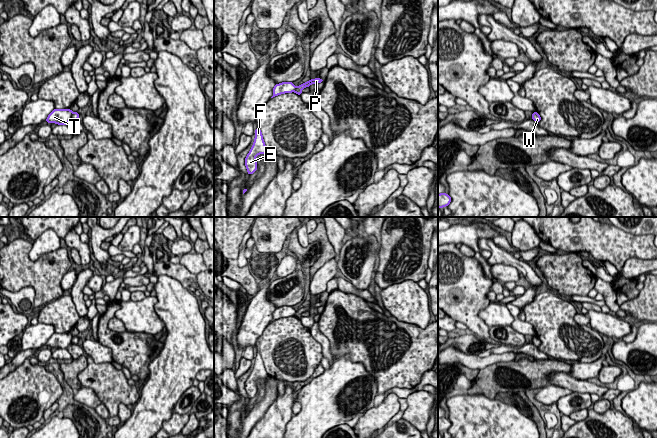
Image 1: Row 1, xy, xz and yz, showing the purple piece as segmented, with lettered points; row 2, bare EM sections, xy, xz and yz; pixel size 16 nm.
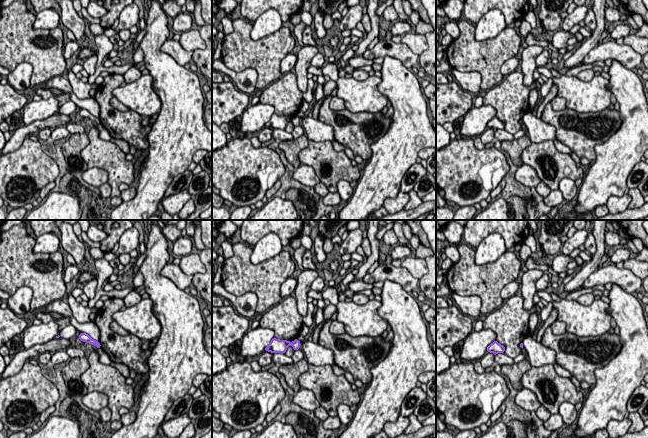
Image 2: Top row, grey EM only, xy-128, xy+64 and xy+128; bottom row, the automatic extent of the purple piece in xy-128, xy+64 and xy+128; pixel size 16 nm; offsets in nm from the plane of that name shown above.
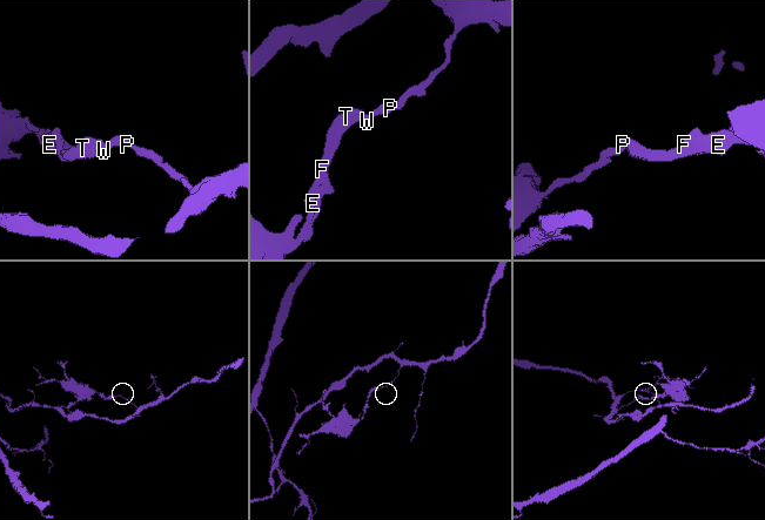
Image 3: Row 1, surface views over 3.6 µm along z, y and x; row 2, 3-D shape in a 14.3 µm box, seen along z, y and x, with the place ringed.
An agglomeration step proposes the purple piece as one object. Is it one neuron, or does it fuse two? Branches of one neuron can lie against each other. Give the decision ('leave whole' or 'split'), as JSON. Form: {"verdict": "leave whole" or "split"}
{"verdict": "split"}

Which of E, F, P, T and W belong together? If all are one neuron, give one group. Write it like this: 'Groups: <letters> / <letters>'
Groups: E F T / P W

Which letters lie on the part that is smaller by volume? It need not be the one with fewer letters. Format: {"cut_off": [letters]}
{"cut_off": ["E", "F", "T"]}

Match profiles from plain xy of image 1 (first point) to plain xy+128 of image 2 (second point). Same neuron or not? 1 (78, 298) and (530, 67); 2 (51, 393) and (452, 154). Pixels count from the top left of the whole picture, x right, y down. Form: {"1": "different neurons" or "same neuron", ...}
{"1": "same neuron", "2": "same neuron"}

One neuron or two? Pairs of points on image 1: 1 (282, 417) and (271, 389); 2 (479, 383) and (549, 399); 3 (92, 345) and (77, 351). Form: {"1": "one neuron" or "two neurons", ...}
{"1": "two neurons", "2": "two neurons", "3": "two neurons"}

